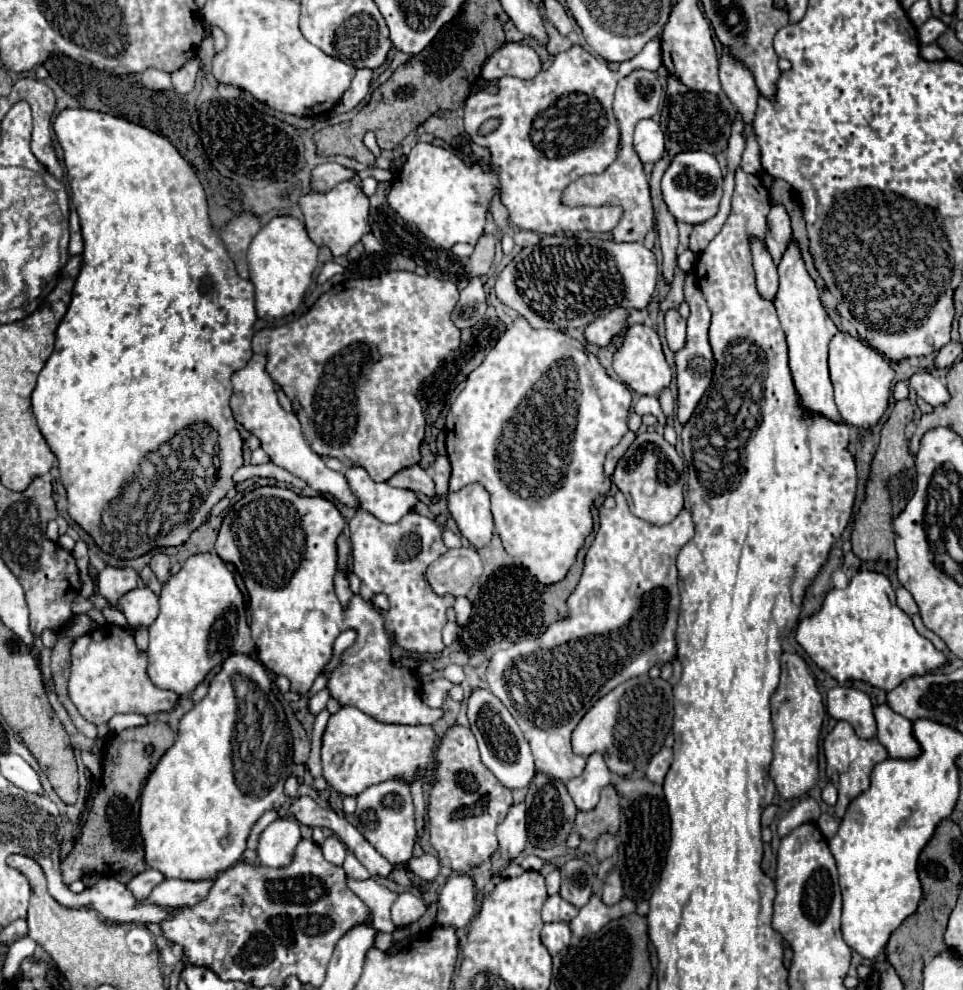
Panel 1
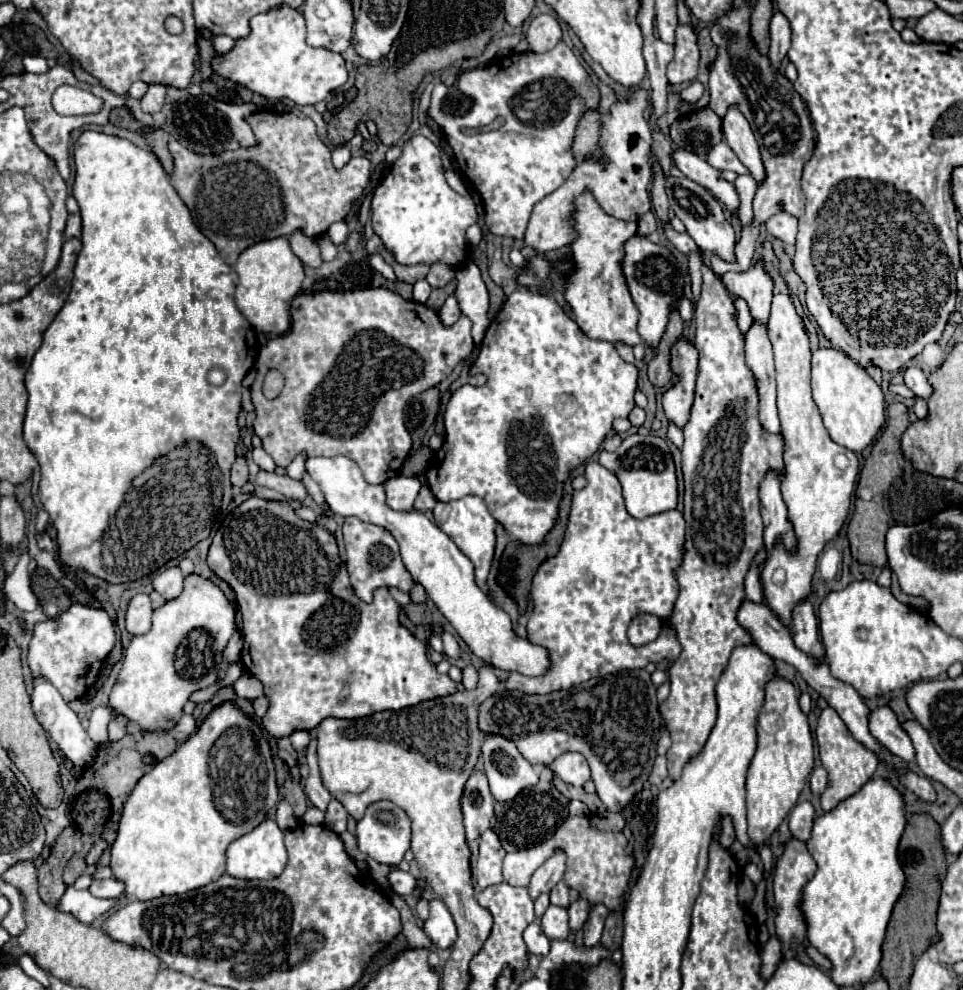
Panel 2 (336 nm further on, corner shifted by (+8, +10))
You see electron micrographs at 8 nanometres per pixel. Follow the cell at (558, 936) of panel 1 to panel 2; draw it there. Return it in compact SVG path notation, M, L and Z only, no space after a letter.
M539 920L531 922L531 924L525 928L523 940L525 940L527 950L529 950L531 954L535 954L535 956L545 956L545 954L549 954L549 940L545 938L545 934L543 934L543 930L541 930Z

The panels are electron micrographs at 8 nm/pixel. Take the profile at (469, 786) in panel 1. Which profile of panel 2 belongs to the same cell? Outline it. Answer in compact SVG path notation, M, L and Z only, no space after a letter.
M475 770L467 780L461 798L461 808L463 808L463 824L467 830L467 840L479 838L489 828L493 818L493 796L489 792L487 776L483 772Z

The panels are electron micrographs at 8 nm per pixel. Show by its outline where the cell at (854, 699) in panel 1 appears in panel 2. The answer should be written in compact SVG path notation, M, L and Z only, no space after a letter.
M881 706L871 712L869 730L891 754L903 758L905 762L915 760L913 742L889 706Z

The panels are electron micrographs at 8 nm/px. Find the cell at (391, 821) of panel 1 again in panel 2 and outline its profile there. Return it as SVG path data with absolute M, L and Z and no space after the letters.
M387 800L373 802L367 808L365 816L357 822L357 844L359 844L359 850L369 854L373 860L387 866L397 866L411 844L411 820L393 802L387 802Z

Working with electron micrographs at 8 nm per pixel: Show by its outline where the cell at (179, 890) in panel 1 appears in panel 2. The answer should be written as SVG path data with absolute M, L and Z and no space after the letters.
M67 886L65 894L59 900L59 910L73 914L79 922L91 924L97 916L109 912L113 908L115 900L103 900L89 894L89 890L75 890L73 886Z

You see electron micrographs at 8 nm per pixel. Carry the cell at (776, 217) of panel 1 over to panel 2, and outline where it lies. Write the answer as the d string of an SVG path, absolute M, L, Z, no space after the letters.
M757 262L747 272L727 272L721 276L721 280L731 292L747 302L753 322L767 326L773 298L773 280L765 274L763 262Z

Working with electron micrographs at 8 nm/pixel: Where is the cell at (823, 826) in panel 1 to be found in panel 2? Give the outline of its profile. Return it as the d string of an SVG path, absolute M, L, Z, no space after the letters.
M799 802L791 814L789 814L789 830L793 838L807 840L813 828L813 804L811 802Z

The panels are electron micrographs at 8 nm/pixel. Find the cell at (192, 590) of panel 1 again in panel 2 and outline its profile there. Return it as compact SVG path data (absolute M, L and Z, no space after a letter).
M197 574L187 576L183 594L153 612L151 630L143 636L131 638L131 644L125 650L121 672L109 694L111 714L125 716L133 726L147 730L147 732L171 730L181 720L183 706L187 704L189 696L195 690L207 688L217 682L221 654L223 654L231 634L237 630L235 616L236 609L231 606L231 602L225 598L225 594L211 580L205 580Z

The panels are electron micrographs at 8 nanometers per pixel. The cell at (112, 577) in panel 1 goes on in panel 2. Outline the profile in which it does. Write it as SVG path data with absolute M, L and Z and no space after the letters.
M73 604L57 618L47 618L35 624L29 642L27 664L35 678L45 678L51 682L69 704L81 700L87 690L99 680L101 666L115 646L115 628L109 614L103 608L89 608L83 604Z

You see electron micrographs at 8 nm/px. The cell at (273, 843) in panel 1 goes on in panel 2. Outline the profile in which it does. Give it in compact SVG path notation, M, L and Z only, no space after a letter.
M265 820L253 832L241 836L227 848L227 874L241 880L271 880L277 878L287 864L283 832L275 820Z

